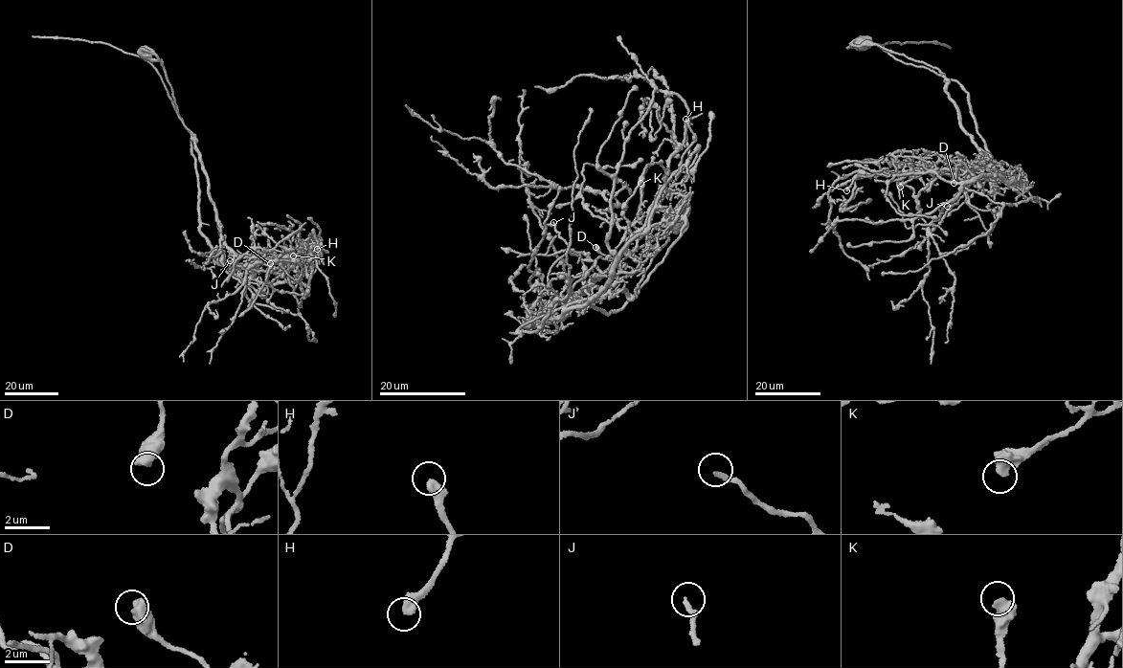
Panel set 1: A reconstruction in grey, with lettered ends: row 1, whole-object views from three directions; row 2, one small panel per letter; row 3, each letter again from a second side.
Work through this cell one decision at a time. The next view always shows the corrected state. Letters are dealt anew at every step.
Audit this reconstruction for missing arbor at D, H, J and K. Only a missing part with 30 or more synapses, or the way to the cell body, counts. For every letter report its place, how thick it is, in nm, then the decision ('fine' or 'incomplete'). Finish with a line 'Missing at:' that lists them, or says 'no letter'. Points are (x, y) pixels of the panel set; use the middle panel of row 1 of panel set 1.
D: place (595, 247); calibre 700 nm; fine
H: place (685, 119); calibre 480 nm; fine
J: place (553, 222); calibre 200 nm; fine
K: place (640, 183); calibre 500 nm; fine
Missing at: no letter

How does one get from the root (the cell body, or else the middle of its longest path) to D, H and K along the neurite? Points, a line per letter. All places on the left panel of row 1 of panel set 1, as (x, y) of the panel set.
D: (145, 53), (162, 62), (224, 243), (241, 256), (297, 262), (285, 253), (270, 263)
H: (145, 53), (162, 62), (227, 247), (279, 260), (303, 254), (311, 263), (317, 249)
K: (145, 53), (162, 62), (206, 174), (224, 243), (241, 256), (285, 260), (293, 256)

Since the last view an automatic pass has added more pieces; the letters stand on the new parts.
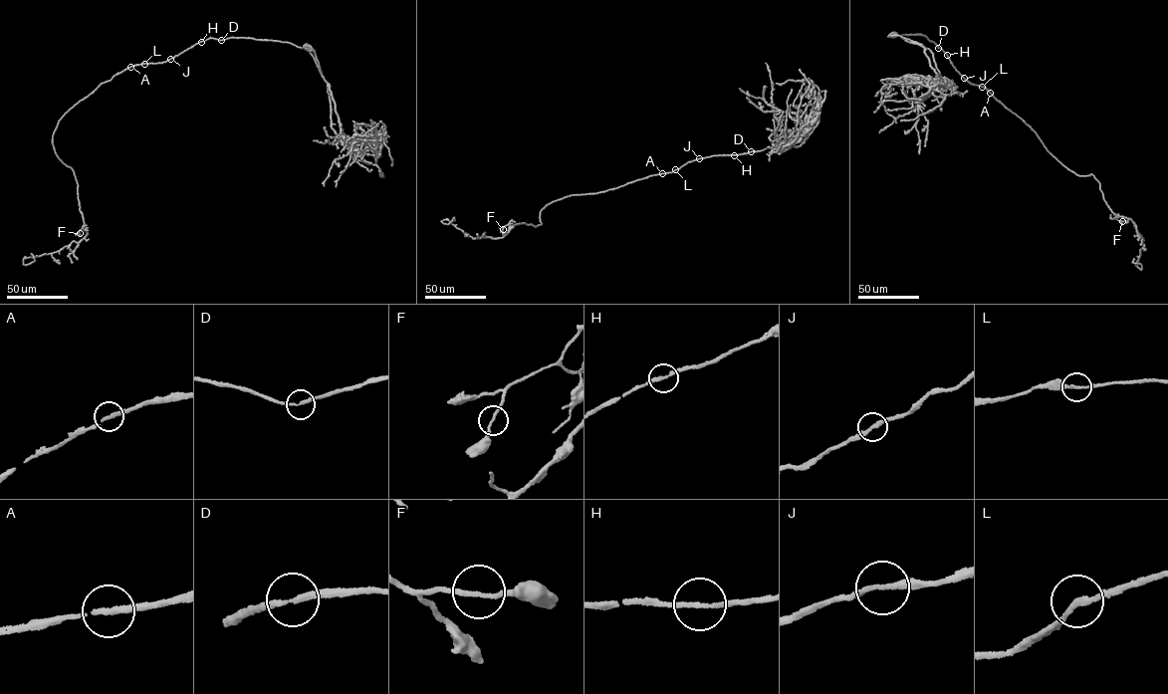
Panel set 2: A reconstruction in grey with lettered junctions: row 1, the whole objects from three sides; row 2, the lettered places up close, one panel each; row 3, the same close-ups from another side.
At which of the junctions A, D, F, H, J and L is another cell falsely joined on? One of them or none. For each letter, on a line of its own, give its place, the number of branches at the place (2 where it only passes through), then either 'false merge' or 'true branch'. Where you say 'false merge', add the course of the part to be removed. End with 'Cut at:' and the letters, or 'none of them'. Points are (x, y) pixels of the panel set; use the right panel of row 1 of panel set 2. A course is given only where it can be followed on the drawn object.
A: (990, 93) | 2 | true branch
D: (938, 48) | 2 | true branch
F: (1122, 221) | 2 | true branch
H: (947, 55) | 2 | true branch
J: (964, 78) | 2 | true branch
L: (982, 87) | 2 | true branch
Cut at: none of them

